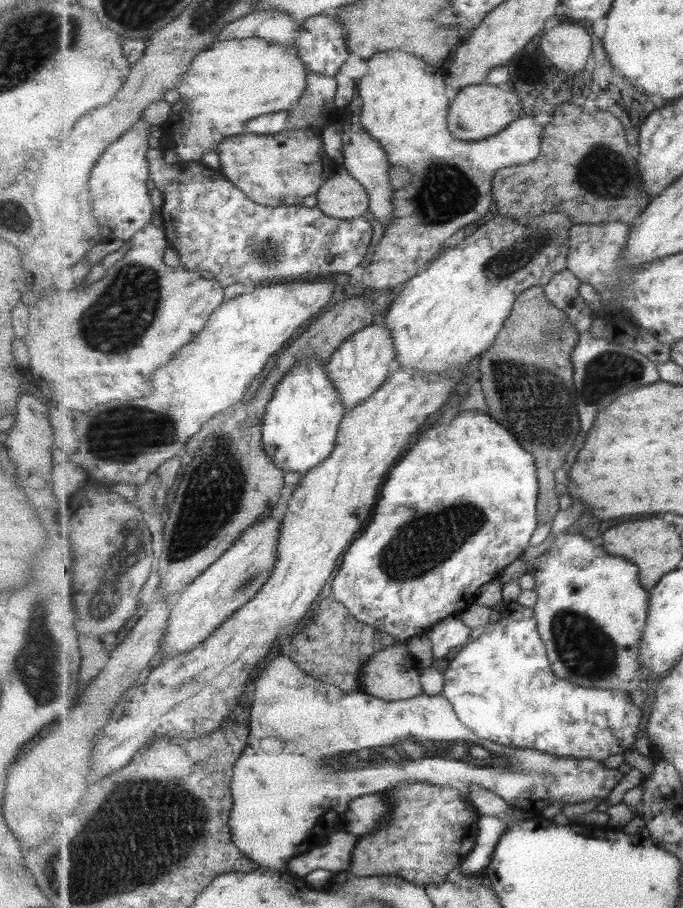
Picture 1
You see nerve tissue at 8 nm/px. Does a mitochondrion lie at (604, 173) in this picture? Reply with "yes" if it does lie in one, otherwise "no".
yes

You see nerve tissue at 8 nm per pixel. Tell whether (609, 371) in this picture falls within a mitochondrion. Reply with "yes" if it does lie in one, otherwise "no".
yes

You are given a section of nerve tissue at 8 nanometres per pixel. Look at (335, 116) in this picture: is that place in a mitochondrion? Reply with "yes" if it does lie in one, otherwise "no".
no

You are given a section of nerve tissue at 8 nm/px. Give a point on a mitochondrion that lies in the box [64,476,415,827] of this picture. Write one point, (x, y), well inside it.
(132, 546)

